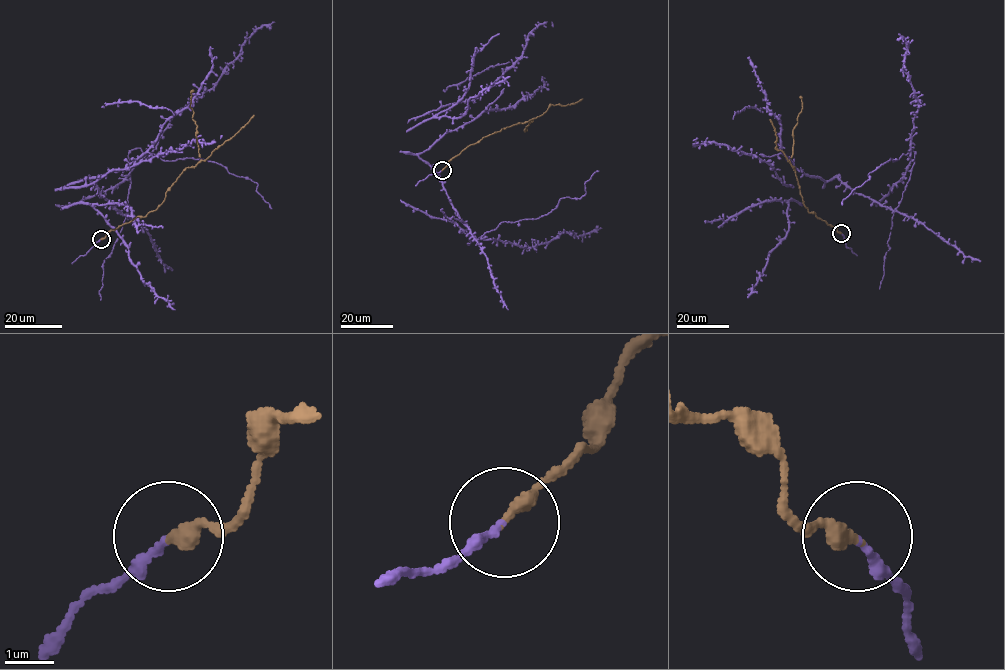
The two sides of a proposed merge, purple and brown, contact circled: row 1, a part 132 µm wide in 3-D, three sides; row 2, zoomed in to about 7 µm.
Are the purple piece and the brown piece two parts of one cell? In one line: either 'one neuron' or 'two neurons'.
one neuron

